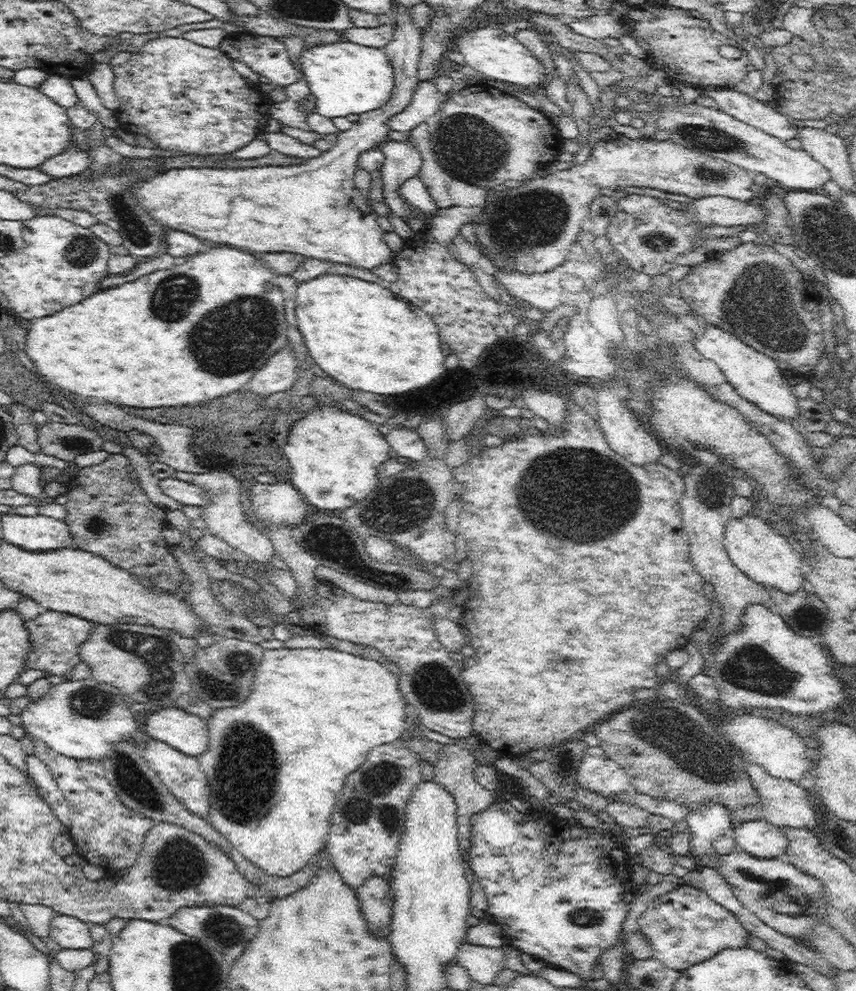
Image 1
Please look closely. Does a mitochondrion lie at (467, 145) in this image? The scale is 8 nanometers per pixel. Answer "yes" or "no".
yes

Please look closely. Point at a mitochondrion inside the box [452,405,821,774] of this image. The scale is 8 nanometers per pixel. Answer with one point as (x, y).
(554, 490)

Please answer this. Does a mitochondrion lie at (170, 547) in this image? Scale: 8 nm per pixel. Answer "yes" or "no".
no

